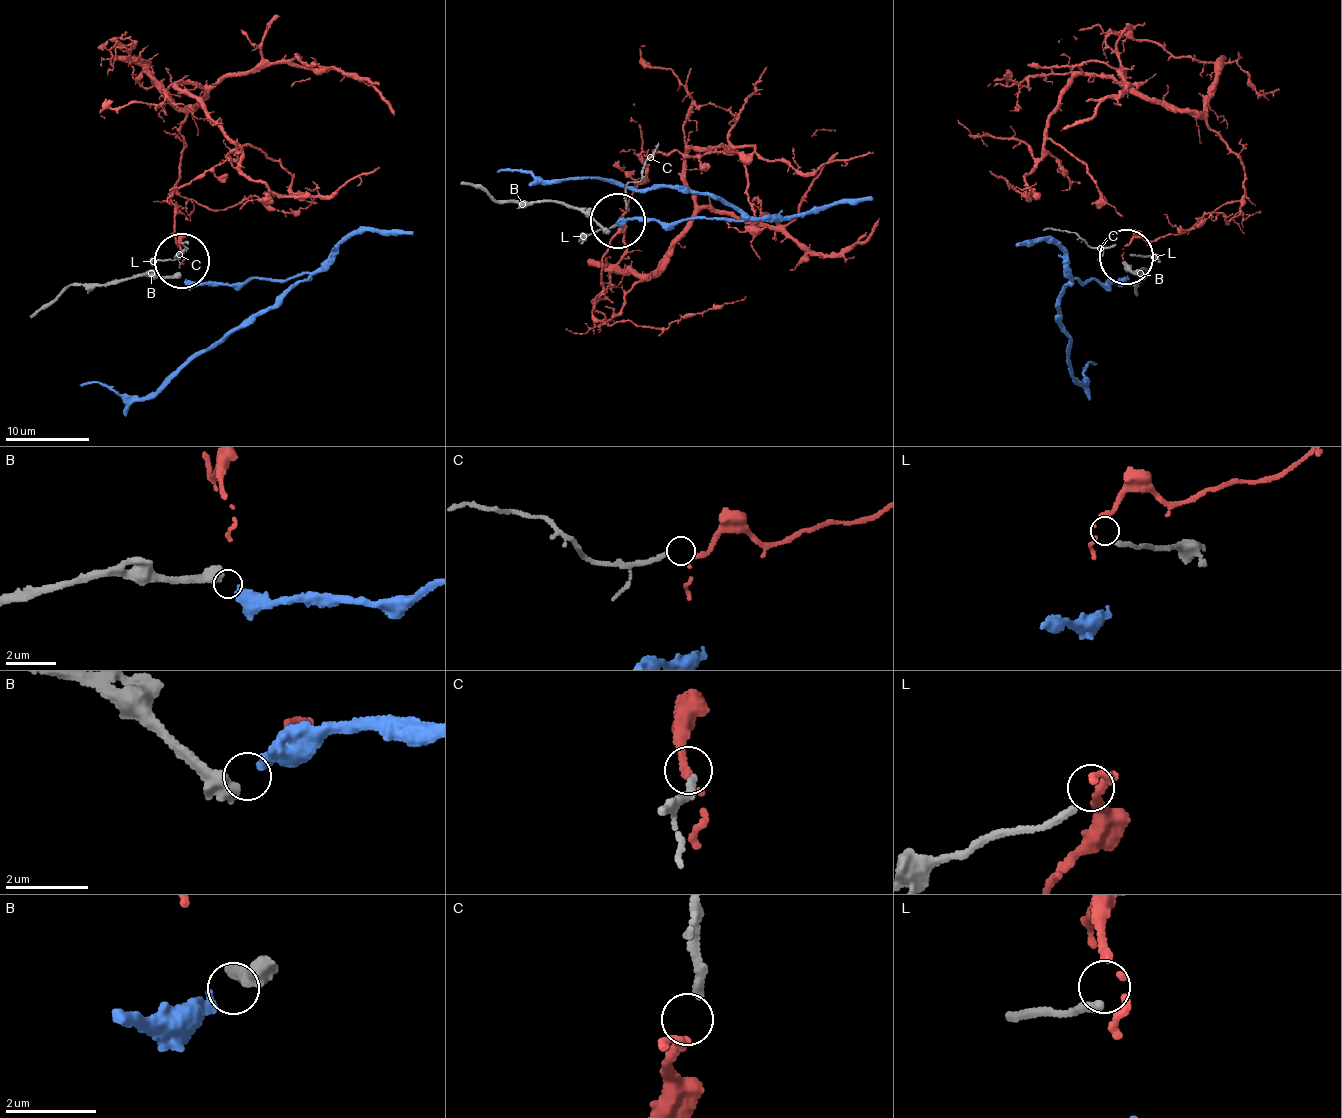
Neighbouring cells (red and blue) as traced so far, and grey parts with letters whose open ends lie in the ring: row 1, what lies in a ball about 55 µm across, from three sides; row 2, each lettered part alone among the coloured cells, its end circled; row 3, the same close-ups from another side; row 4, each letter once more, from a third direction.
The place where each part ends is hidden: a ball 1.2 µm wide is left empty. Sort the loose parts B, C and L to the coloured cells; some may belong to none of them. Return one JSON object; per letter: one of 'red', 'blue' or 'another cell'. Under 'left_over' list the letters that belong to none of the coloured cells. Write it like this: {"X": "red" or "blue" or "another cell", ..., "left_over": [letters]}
{"B": "blue", "C": "red", "L": "another cell", "left_over": ["L"]}

